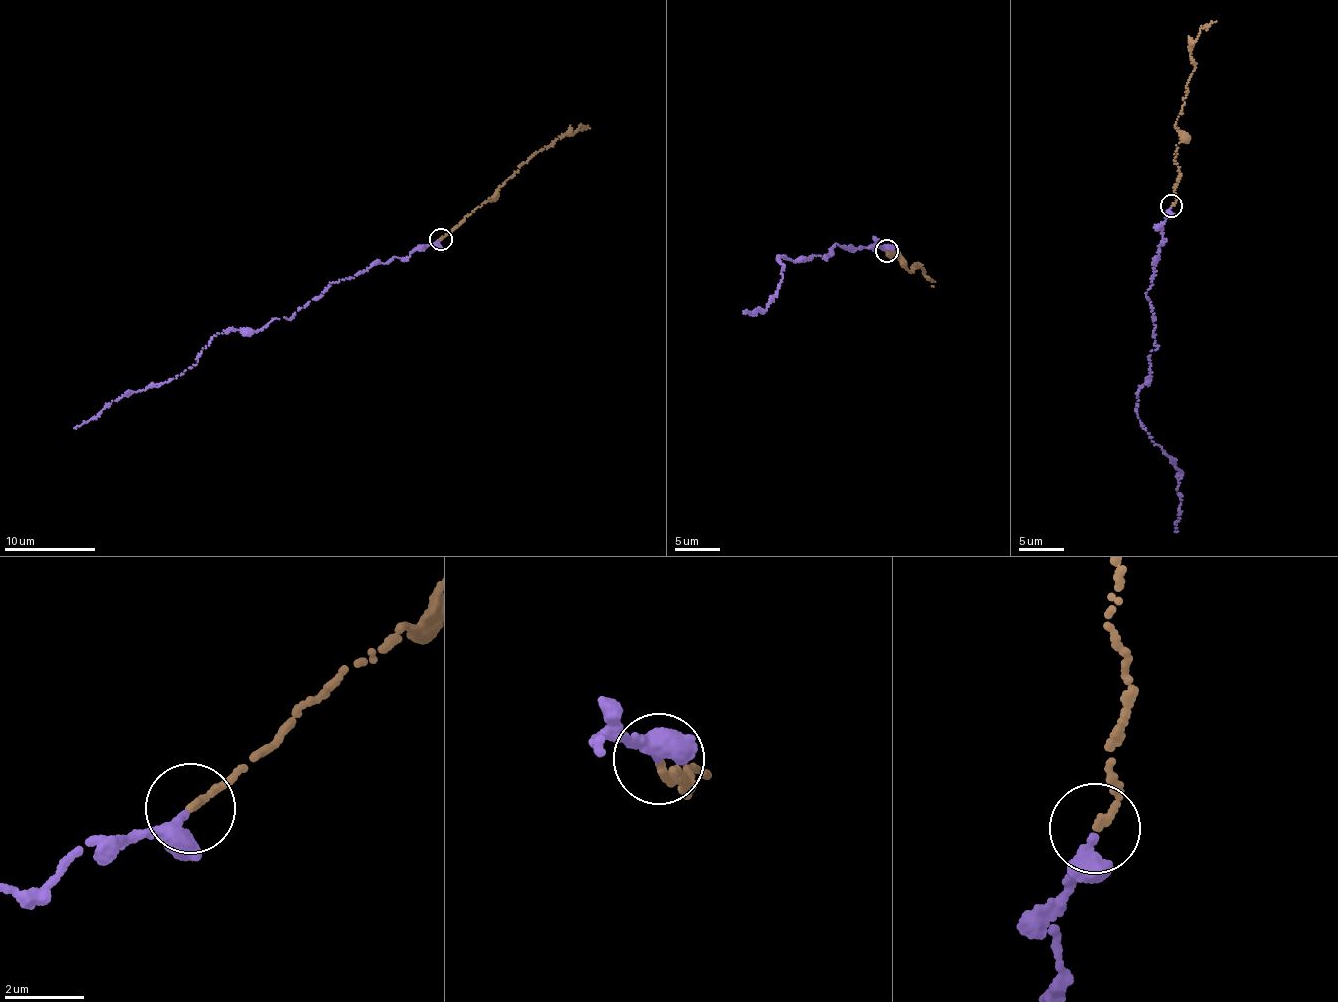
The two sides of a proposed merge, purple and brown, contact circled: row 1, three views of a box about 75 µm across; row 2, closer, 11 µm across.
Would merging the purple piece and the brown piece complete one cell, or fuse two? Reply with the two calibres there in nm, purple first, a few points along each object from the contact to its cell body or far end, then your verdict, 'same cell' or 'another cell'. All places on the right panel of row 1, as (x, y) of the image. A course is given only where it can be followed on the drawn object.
240/190 nm | purple via (1171, 208), (1145, 293), (1156, 349), (1148, 356), (1150, 377), (1136, 404), (1148, 433), (1180, 471), (1177, 532) | brown via (1171, 205), (1180, 176), (1176, 124), (1194, 68), (1191, 46), (1200, 30), (1216, 21) | same cell

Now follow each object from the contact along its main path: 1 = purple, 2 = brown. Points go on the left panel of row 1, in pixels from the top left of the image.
1: (439, 241), (331, 283), (288, 319), (254, 332), (229, 328), (196, 365), (128, 390), (74, 428)
2: (439, 239), (491, 198), (541, 148), (579, 127), (587, 127)

